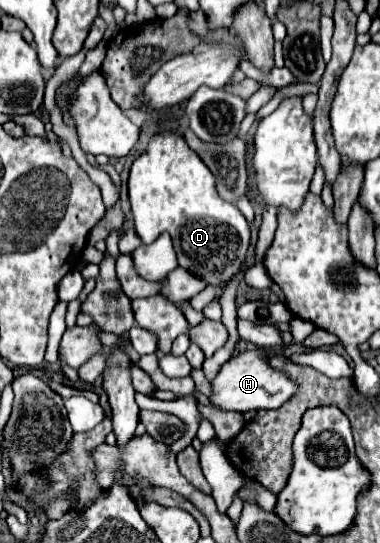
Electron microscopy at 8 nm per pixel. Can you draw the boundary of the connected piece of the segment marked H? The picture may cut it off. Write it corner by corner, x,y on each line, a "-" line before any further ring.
259,350
243,352
229,362
225,362
217,376
211,382
213,394
209,396
209,402
215,404
221,410
235,410
235,412
249,412
249,410
267,410
267,408
279,408
285,404
295,392
297,384
287,378
285,372
275,370
269,366
269,356

